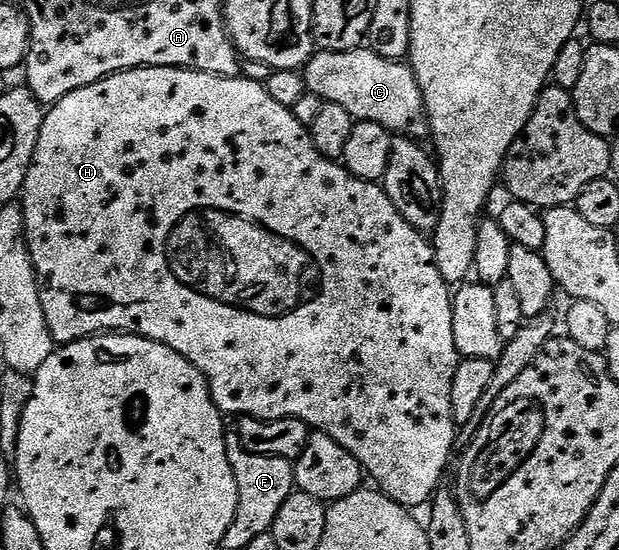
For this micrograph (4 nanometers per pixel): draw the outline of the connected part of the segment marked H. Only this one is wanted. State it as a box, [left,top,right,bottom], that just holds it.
[20,67,459,509]

